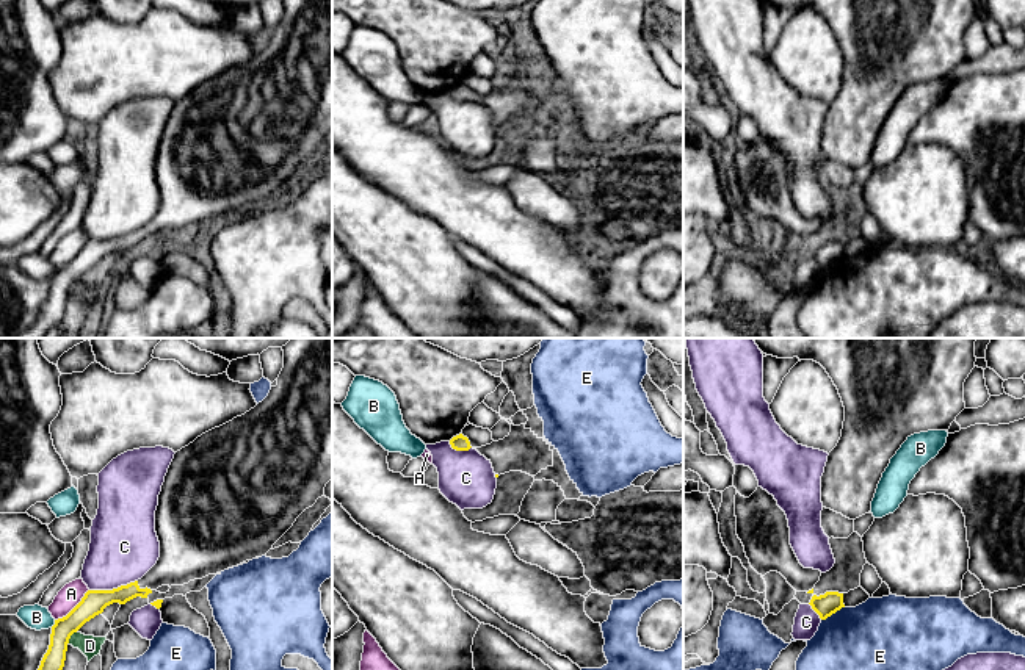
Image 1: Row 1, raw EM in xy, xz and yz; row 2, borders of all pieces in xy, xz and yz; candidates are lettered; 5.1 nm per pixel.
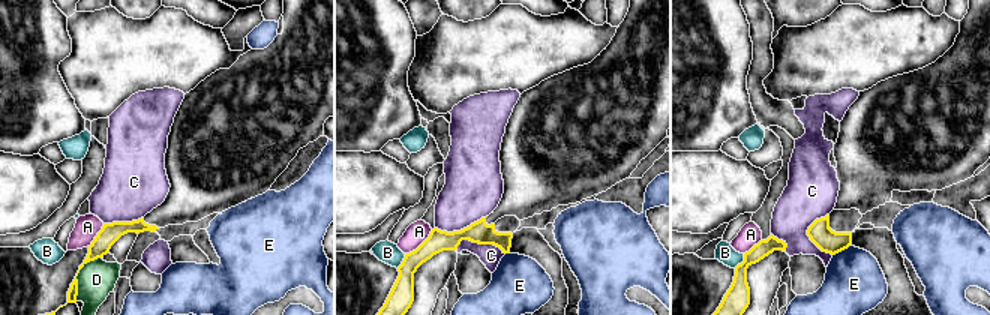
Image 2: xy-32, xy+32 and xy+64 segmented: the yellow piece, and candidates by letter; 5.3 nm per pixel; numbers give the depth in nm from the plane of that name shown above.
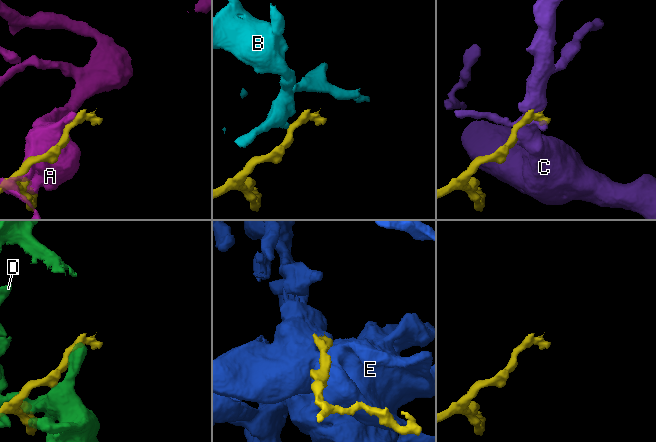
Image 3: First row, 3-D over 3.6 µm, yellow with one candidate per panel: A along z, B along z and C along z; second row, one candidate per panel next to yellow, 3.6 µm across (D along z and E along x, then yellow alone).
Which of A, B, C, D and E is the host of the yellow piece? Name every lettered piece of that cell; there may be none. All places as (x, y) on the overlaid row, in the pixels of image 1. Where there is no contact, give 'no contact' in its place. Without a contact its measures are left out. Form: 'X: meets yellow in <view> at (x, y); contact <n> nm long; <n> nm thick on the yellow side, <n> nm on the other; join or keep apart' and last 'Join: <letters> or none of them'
A: meets yellow in xy at (74, 608); contact 240 nm long; 120 nm thick on the yellow side, 110 nm on the other; keep apart
B: meets yellow in xy at (55, 623); contact 50 nm long; 120 nm thick on the yellow side, 130 nm on the other; keep apart
C: meets yellow in xy at (113, 589); contact 260 nm long; 120 nm thick on the yellow side, 360 nm on the other; keep apart
D: meets yellow in xy at (69, 637); contact 80 nm long; 120 nm thick on the yellow side, 110 nm on the other; keep apart
E: meets yellow in yz at (833, 612); contact 140 nm long; 120 nm thick on the yellow side, 360 nm on the other; keep apart
Join: none of them

